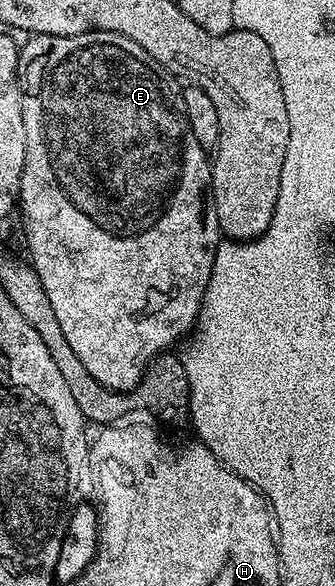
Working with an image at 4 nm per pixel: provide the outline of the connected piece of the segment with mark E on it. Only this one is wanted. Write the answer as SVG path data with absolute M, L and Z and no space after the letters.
M90 30L77 36L32 34L26 40L28 42L22 43L19 52L19 95L27 147L17 206L20 211L23 209L27 250L31 253L29 262L41 280L41 288L45 288L45 296L49 296L49 304L61 324L61 332L65 332L65 341L69 348L73 348L77 360L85 364L85 372L89 372L89 376L93 376L93 380L105 388L130 392L139 385L152 360L158 354L170 351L174 342L182 343L195 329L195 321L199 319L199 309L221 241L215 203L209 197L209 154L201 148L201 144L197 144L197 136L193 136L176 79L133 39L117 32Z

